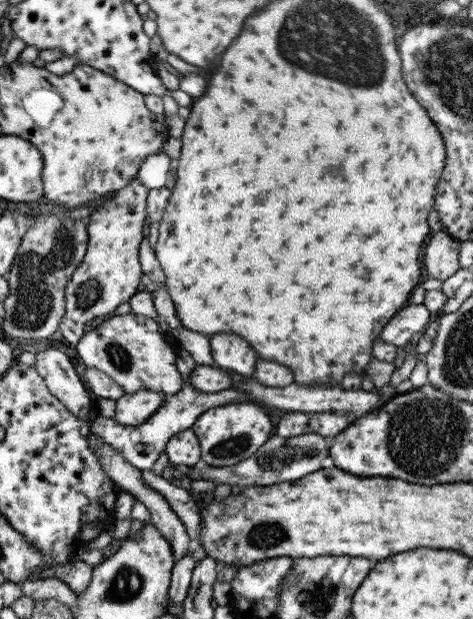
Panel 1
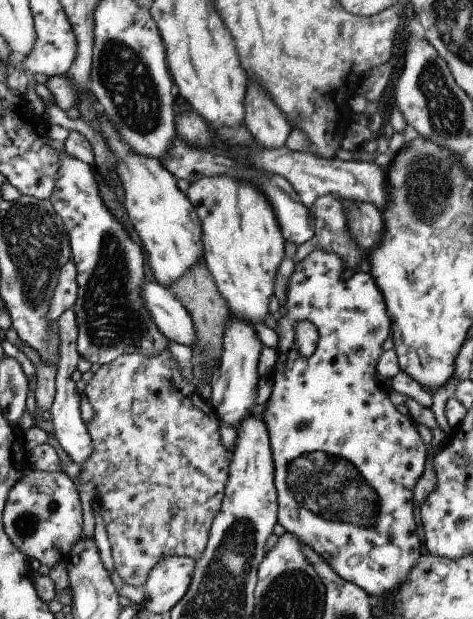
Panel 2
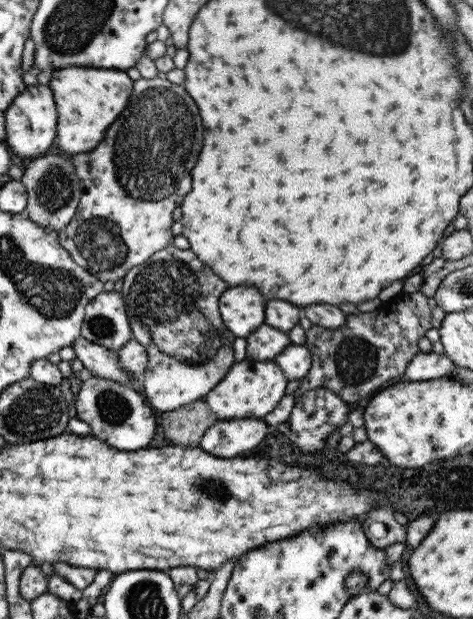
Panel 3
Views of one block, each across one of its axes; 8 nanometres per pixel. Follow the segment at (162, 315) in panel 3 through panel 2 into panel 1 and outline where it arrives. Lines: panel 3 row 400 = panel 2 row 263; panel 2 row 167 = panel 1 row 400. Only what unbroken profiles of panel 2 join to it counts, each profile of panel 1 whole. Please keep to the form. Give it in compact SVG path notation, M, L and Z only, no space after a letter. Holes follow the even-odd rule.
M138 390L134 394L123 394L116 401L113 419L124 426L138 426L161 408L166 394L152 390Z

